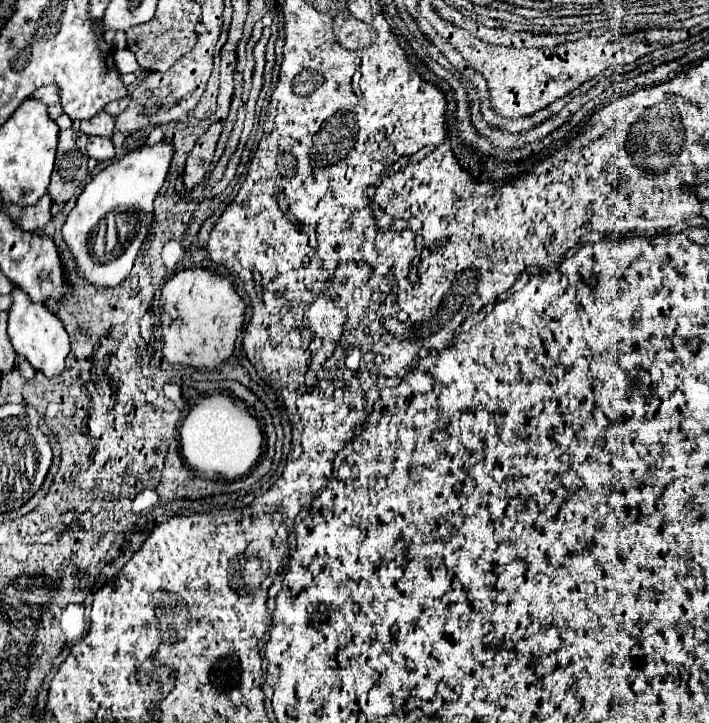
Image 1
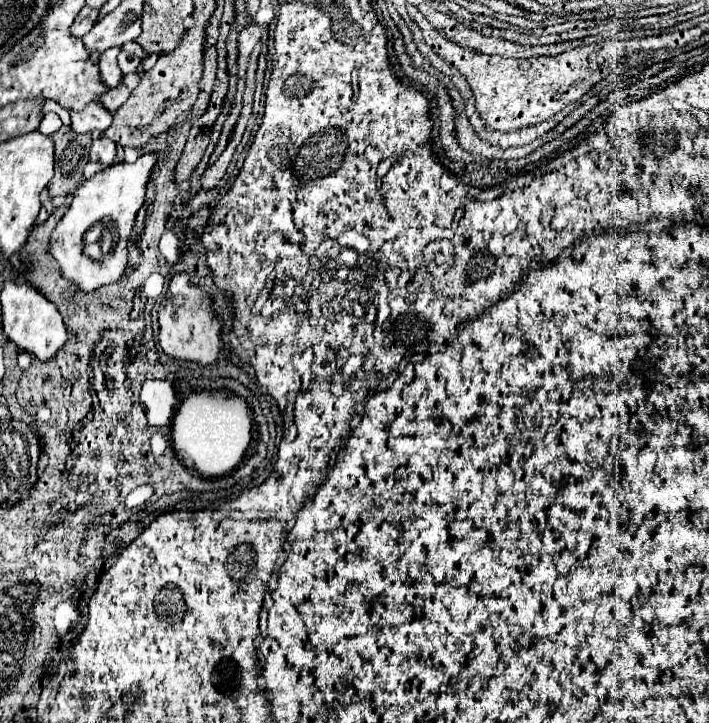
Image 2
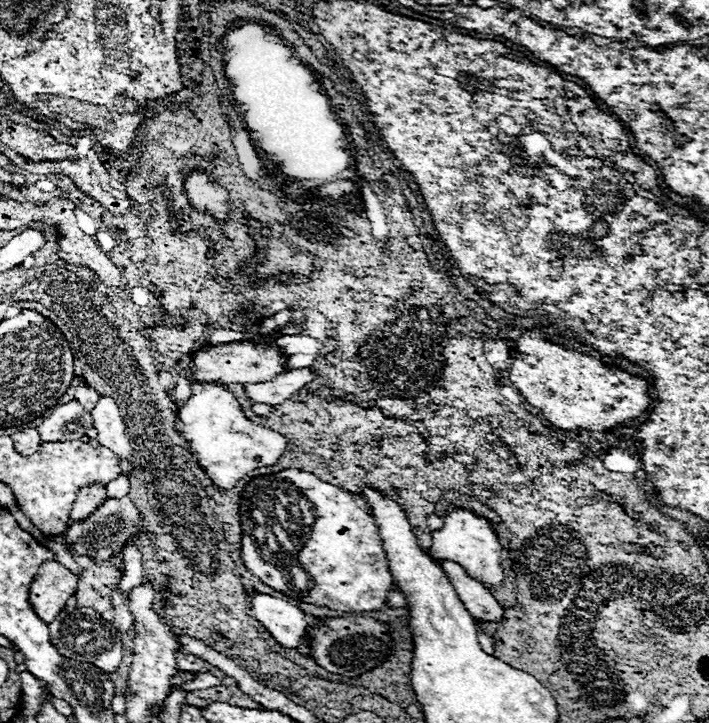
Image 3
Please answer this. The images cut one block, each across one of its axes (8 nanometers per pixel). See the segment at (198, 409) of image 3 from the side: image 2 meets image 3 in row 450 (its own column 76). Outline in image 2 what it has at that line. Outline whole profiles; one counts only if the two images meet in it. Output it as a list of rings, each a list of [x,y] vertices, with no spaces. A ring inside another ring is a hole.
[[[150,152],[132,164],[112,164],[78,186],[70,210],[52,232],[50,252],[60,264],[60,274],[78,284],[80,290],[94,292],[122,278],[128,266],[128,240],[134,228],[136,212],[144,204],[146,184],[156,160],[158,156]]]

